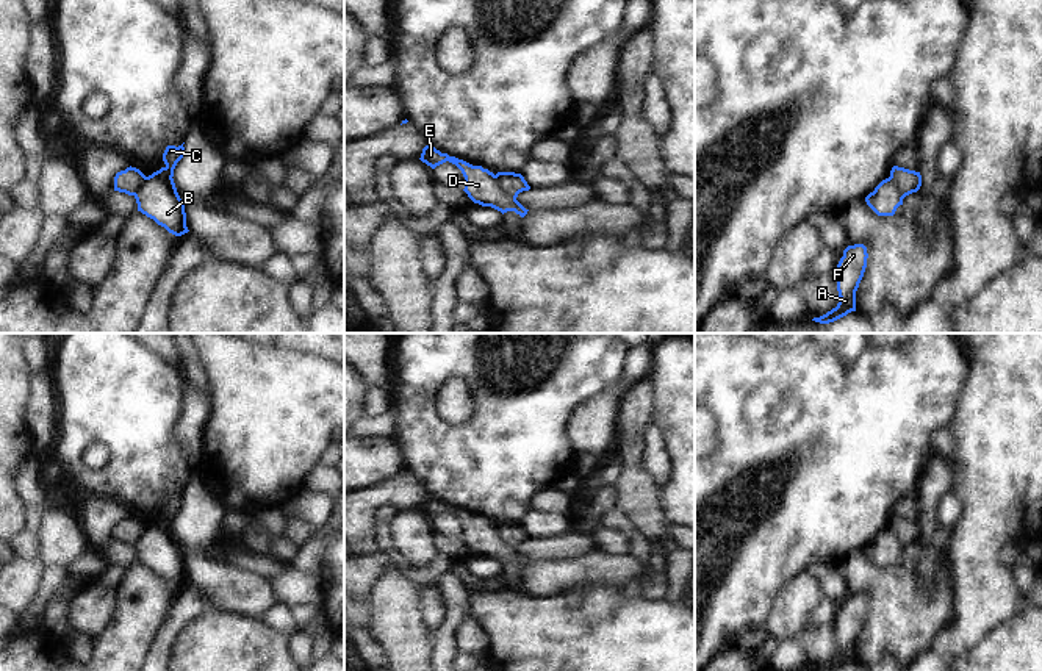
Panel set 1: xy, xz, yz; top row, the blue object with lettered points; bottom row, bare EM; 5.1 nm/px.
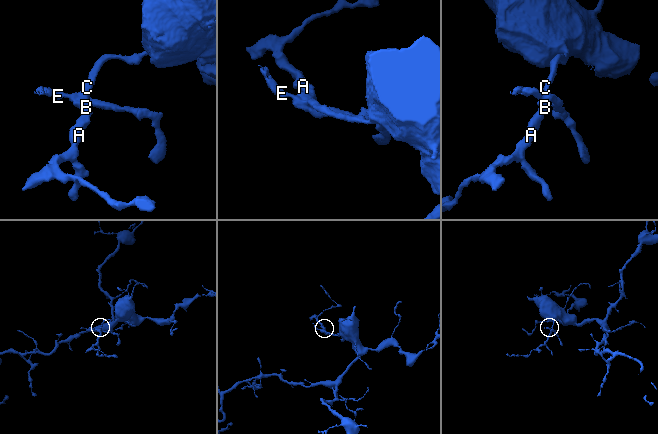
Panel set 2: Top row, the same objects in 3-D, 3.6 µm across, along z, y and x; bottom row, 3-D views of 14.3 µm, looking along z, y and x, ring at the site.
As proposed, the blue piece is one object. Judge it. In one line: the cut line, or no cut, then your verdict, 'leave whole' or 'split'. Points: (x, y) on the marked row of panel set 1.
cut xz (495, 175), (499, 188), (515, 197); split

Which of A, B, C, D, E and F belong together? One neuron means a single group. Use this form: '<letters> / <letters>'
A B C F / D E

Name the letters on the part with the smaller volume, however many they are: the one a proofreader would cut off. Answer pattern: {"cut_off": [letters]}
{"cut_off": ["D", "E"]}

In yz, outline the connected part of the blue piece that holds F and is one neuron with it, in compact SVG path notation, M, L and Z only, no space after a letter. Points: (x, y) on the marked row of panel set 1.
M864 244L848 246L837 264L839 303L835 308L812 321L820 324L834 322L851 311L856 311L856 291L867 267L867 247Z

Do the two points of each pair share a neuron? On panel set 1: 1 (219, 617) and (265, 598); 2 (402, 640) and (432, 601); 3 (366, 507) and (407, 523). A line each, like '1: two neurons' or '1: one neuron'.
1: two neurons
2: two neurons
3: two neurons

